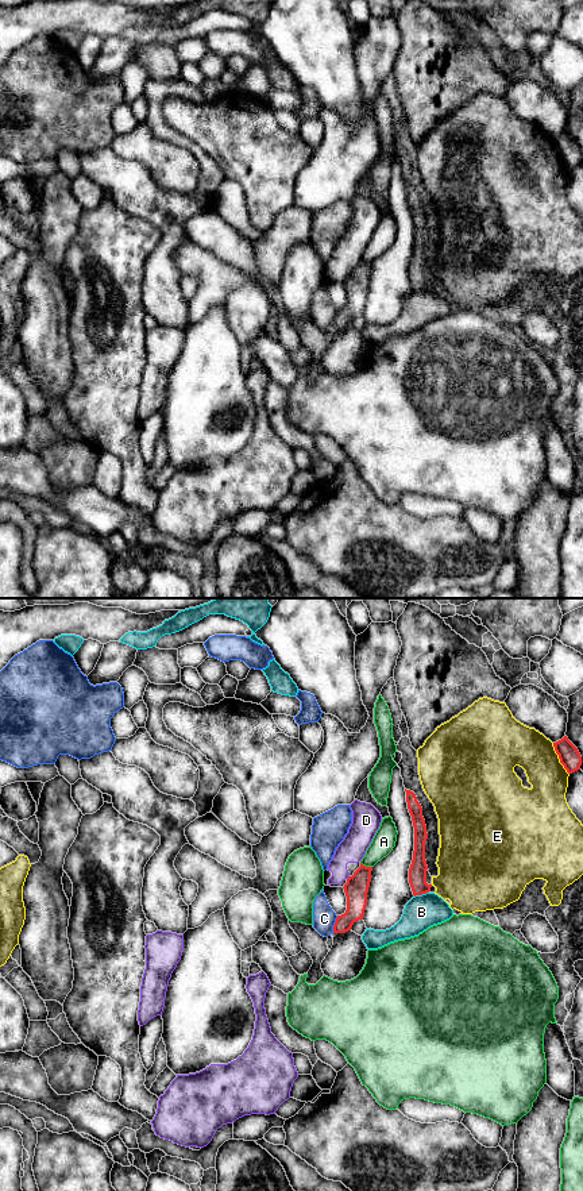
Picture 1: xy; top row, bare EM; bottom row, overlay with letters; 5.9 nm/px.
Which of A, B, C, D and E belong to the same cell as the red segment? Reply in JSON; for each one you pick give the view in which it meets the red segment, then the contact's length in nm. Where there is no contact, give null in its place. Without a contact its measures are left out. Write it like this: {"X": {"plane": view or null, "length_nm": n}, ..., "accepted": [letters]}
{"accepted": []}

